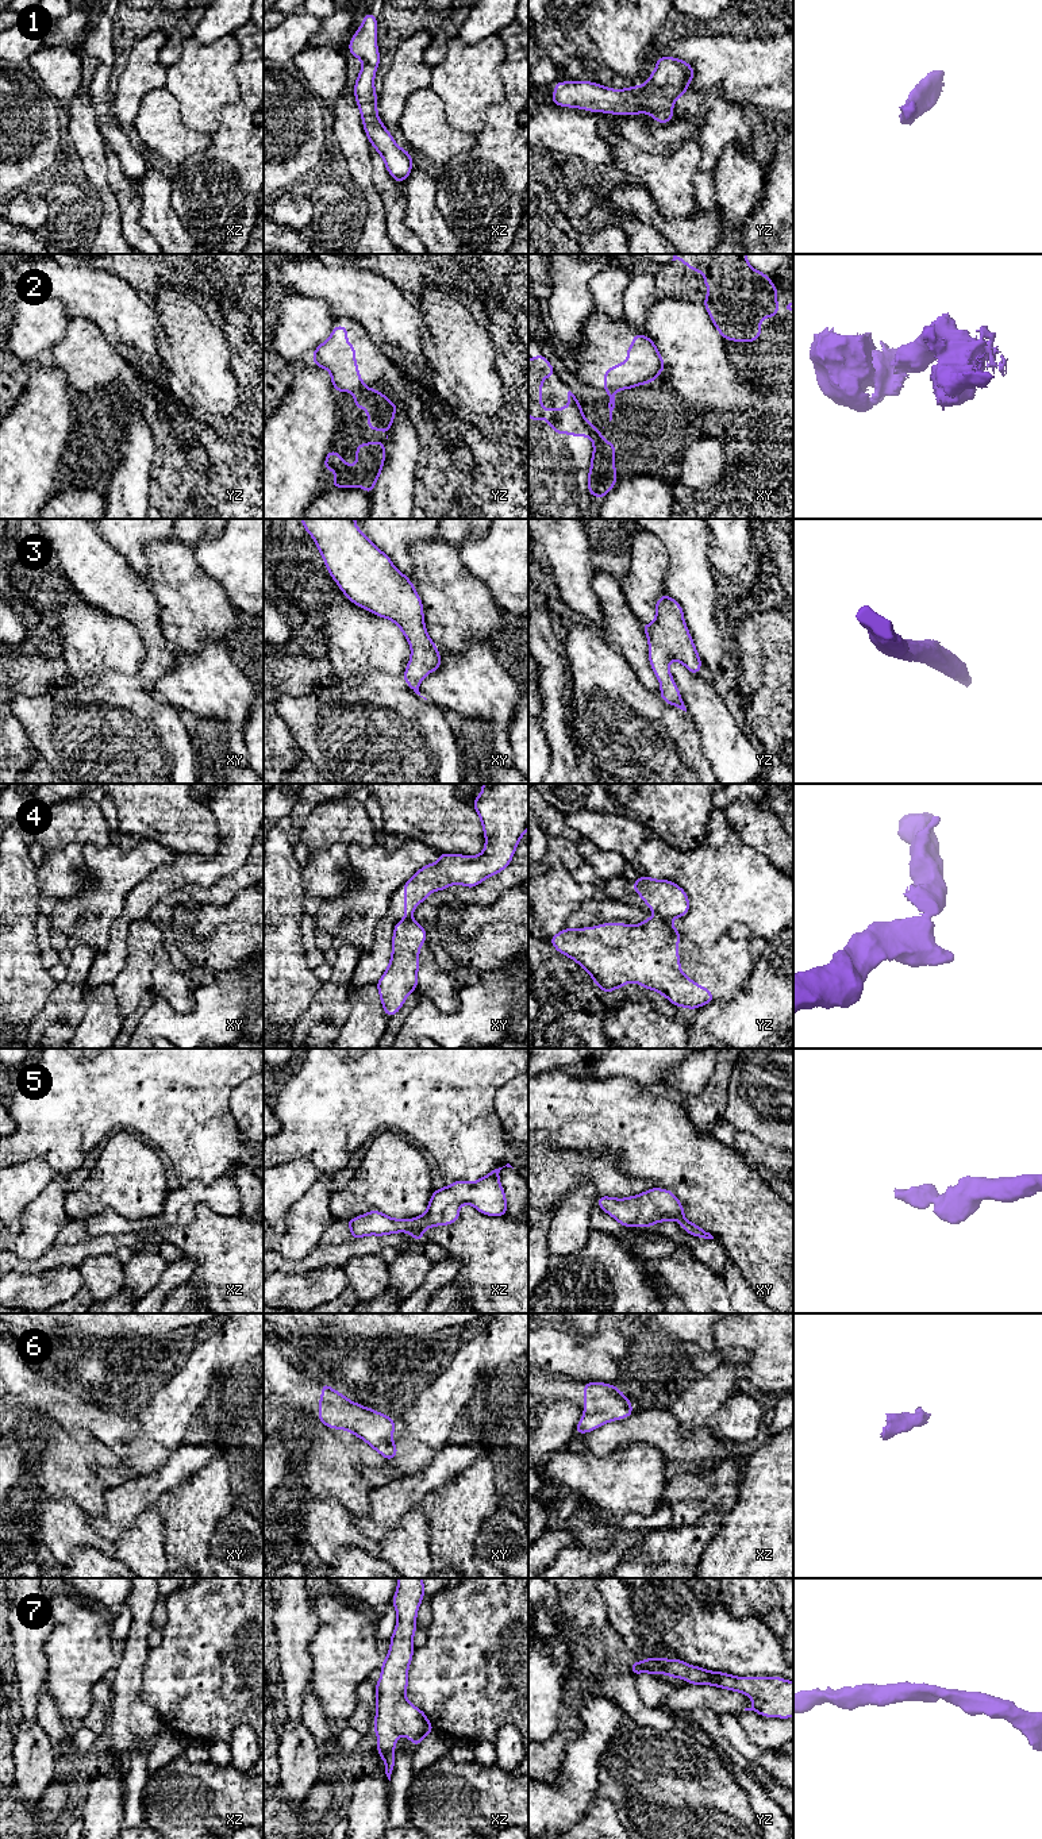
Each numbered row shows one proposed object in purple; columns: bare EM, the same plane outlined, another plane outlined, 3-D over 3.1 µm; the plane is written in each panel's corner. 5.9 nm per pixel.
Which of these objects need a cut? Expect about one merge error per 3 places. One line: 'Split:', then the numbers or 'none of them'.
Split: 2, 4

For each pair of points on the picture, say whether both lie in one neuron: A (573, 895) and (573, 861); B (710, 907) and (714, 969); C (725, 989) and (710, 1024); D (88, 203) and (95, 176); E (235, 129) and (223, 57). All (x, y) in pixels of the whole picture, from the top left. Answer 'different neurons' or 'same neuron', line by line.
A: different neurons
B: different neurons
C: different neurons
D: different neurons
E: different neurons

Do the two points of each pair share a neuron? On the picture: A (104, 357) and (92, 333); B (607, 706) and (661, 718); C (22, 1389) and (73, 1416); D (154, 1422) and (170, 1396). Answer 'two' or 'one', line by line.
A: one
B: one
C: one
D: one

